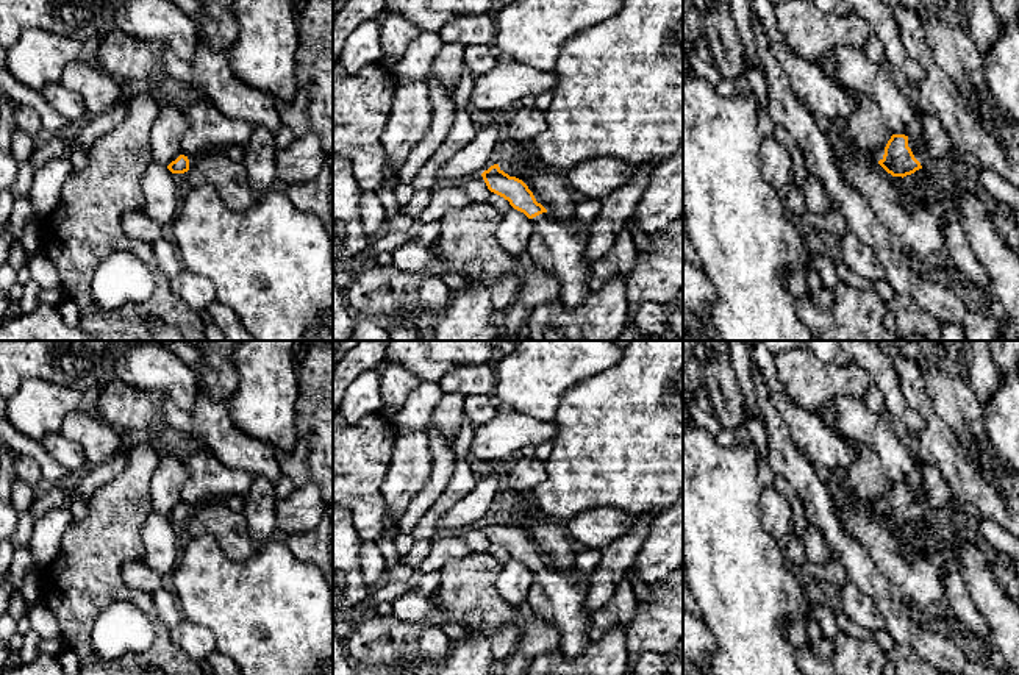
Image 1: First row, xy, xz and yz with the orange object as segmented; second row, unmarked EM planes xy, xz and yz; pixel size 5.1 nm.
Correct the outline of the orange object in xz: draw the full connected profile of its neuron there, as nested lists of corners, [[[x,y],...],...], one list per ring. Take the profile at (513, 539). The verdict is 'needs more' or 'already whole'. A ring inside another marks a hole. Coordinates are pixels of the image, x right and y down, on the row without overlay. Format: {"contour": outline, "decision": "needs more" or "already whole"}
{"contour": [[[499,514],[491,516],[481,527],[491,542],[508,550],[531,570],[533,581],[524,611],[558,630],[560,652],[567,659],[583,655],[591,644],[585,612],[589,580],[581,580],[575,569],[558,570],[549,566],[528,536],[505,523]]], "decision": "needs more"}

